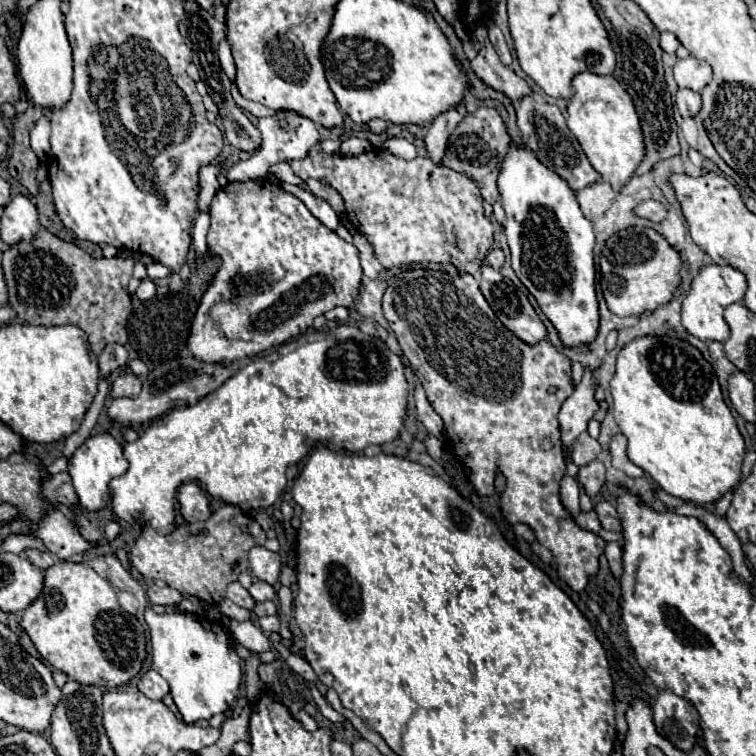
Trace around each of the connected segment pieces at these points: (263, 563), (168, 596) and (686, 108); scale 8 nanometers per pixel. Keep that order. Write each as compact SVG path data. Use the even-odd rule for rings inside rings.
M257 546L249 552L249 564L253 576L269 584L277 584L281 572L281 556L277 552L269 552L267 548Z
M151 584L147 588L147 596L149 596L149 600L153 604L163 604L163 606L169 606L169 604L175 604L177 606L183 600L177 590L173 590L169 586L163 586L161 588L161 586L155 586L155 584Z
M679 88L675 102L679 106L681 116L697 116L697 112L701 110L701 96L689 88Z

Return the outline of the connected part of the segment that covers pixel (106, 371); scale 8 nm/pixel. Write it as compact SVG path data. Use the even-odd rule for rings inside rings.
M105 348L101 354L99 354L99 372L101 376L109 376L113 370L117 370L121 364L113 364L113 358L111 358L111 350Z

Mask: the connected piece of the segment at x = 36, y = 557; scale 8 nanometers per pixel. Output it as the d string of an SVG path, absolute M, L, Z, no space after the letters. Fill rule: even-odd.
M27 550L27 558L29 558L31 564L35 564L41 570L45 570L45 568L49 568L49 566L55 564L53 554L47 552L47 550Z

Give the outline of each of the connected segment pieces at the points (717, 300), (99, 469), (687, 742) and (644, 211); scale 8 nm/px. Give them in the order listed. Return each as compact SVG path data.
M709 264L709 266L703 266L699 270L699 274L693 278L691 286L689 286L689 292L683 300L683 326L689 334L697 336L699 340L703 342L711 342L711 340L717 340L717 342L725 342L729 338L729 326L723 318L723 310L741 300L745 296L745 288L747 288L747 282L745 282L745 276L733 268L733 266L719 266L719 264Z
M107 432L89 436L69 458L69 468L67 468L67 472L73 478L73 486L79 496L81 506L87 510L101 510L105 504L105 498L109 494L109 482L115 476L123 476L127 472L127 466L129 466L129 462L123 456L123 444L117 442L117 438L113 438Z
M661 690L651 708L655 714L657 732L679 750L691 750L699 728L699 716L693 704L669 690Z
M655 200L641 202L637 208L633 208L633 212L635 212L635 216L647 218L647 220L651 220L655 224L659 224L667 216L667 208L661 202L655 202Z

